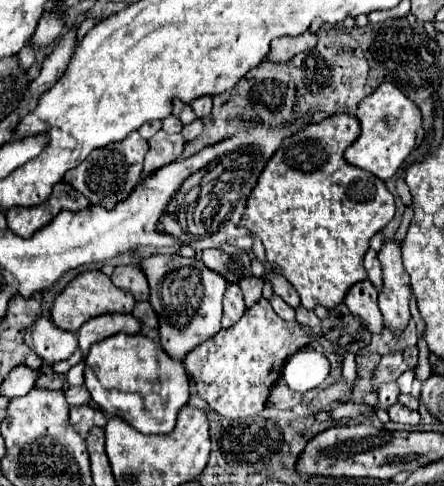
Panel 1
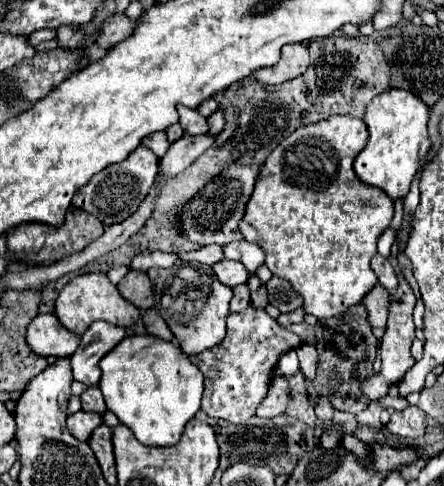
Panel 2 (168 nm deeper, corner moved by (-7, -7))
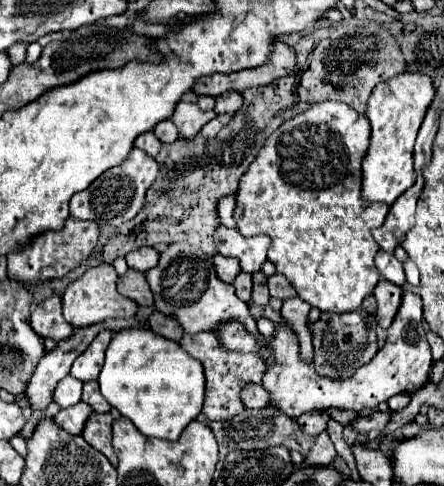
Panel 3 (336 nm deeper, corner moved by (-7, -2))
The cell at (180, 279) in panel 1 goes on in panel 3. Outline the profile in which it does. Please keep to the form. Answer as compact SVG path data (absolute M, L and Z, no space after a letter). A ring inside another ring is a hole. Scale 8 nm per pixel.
M171 243L161 255L157 267L145 273L151 291L155 295L157 311L171 315L179 321L185 333L201 333L211 331L217 323L227 319L239 319L245 325L253 319L249 315L247 305L235 295L233 285L223 283L213 269L213 259L203 253L199 247L189 243Z

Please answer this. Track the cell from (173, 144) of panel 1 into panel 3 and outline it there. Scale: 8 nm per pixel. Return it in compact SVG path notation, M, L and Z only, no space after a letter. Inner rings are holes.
M217 115L215 119L211 119L207 125L205 125L205 137L213 137L221 131L223 125L227 125L229 121L233 119L233 115Z

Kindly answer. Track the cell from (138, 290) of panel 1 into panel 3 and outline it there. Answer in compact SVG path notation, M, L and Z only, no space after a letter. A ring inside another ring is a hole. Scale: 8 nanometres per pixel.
M127 269L127 273L121 275L117 281L117 291L133 299L137 305L153 305L153 293L149 289L149 283L139 271Z

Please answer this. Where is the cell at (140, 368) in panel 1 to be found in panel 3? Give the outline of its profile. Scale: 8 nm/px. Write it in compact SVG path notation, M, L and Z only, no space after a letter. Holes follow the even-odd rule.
M121 329L113 335L99 385L109 405L131 419L143 435L169 441L179 439L181 431L197 419L205 399L203 365L179 343L155 335L151 329Z

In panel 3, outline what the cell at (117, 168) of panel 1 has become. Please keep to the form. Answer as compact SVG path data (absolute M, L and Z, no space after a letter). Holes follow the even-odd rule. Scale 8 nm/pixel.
M135 147L121 165L105 171L85 191L79 191L77 195L73 195L71 215L77 219L95 221L97 225L117 227L117 225L133 219L139 213L139 209L143 207L143 201L145 201L145 193L151 187L151 183L155 181L157 173L159 173L157 161L153 157L149 157L145 151Z

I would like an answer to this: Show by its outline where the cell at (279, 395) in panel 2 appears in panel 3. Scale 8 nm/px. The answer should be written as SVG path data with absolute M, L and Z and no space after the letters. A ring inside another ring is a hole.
M249 383L249 385L243 385L241 399L243 399L243 405L247 409L259 409L259 407L267 407L269 393L261 385L251 385Z

